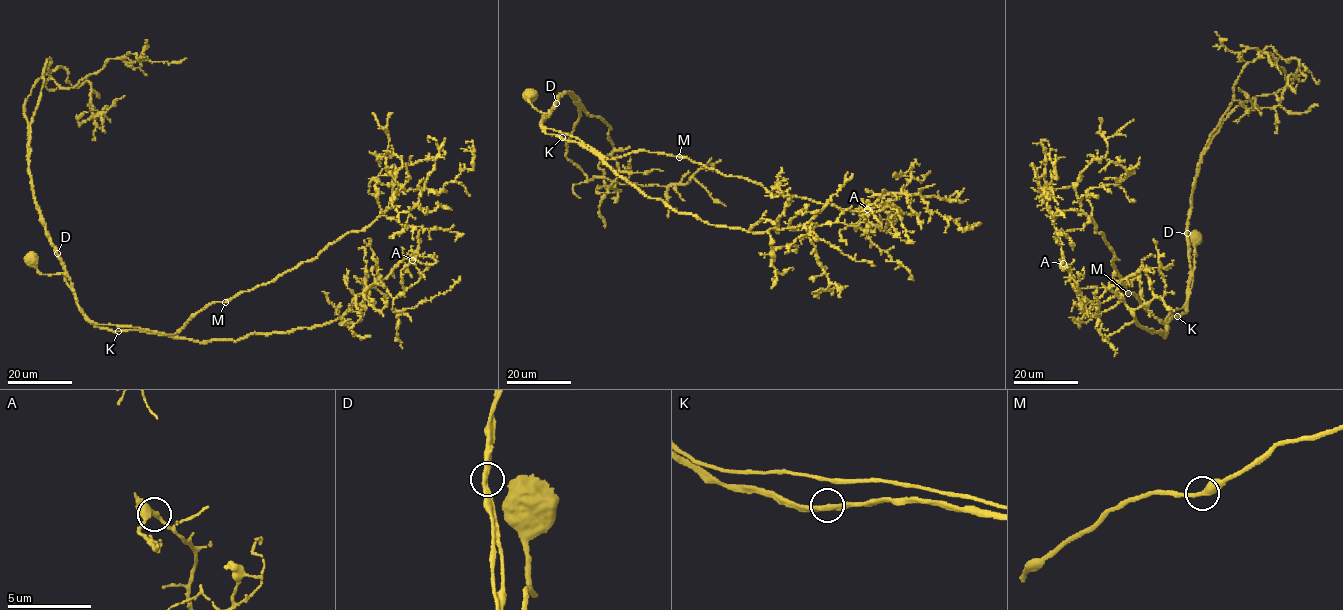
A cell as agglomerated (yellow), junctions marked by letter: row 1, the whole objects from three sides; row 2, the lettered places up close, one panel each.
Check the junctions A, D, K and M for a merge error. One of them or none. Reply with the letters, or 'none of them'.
D

